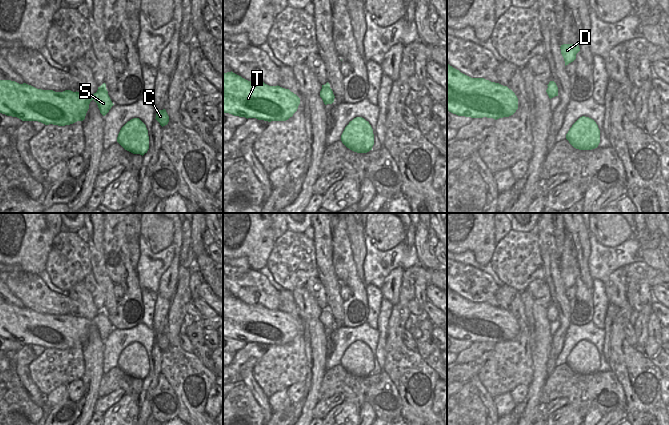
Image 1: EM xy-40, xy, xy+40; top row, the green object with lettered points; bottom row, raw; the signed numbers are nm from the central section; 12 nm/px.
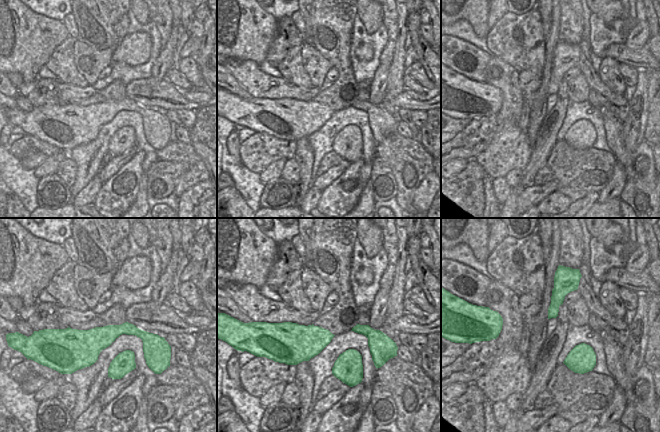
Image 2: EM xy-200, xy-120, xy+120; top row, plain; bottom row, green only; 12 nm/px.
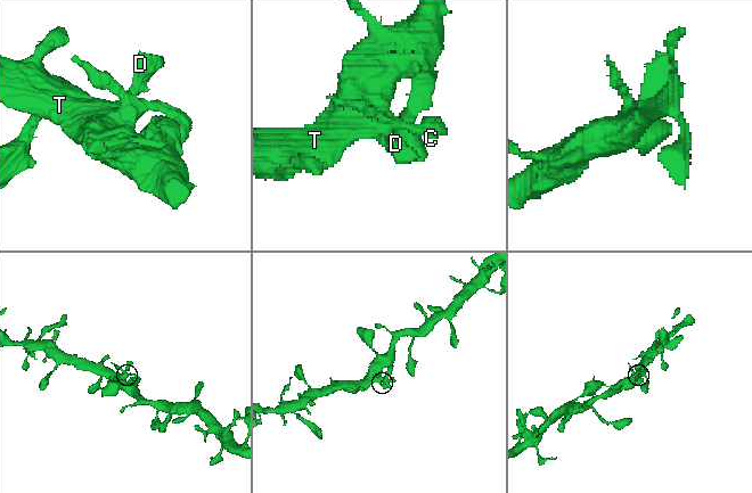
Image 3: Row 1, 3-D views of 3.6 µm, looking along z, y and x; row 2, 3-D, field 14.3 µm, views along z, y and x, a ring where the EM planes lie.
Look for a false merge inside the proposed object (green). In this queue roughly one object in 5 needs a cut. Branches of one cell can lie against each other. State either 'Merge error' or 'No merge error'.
No merge error.

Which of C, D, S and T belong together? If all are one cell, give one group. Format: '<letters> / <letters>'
C D S T

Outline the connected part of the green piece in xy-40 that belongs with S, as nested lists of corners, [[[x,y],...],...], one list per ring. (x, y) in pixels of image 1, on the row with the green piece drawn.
[[[0,80],[0,113],[17,117],[22,121],[38,121],[45,125],[70,125],[85,119],[92,100],[97,103],[100,113],[103,116],[114,105],[108,95],[105,83],[98,87],[96,93],[89,96],[77,91],[65,90],[63,92],[55,92],[53,90],[37,89],[26,83],[19,84],[11,80]]]

